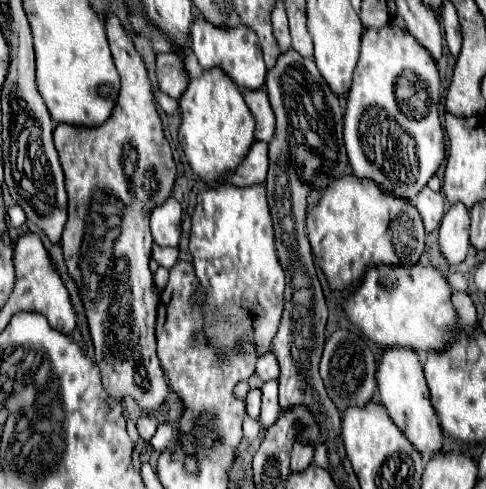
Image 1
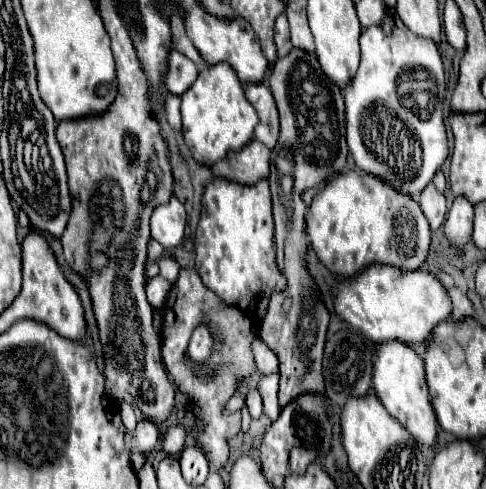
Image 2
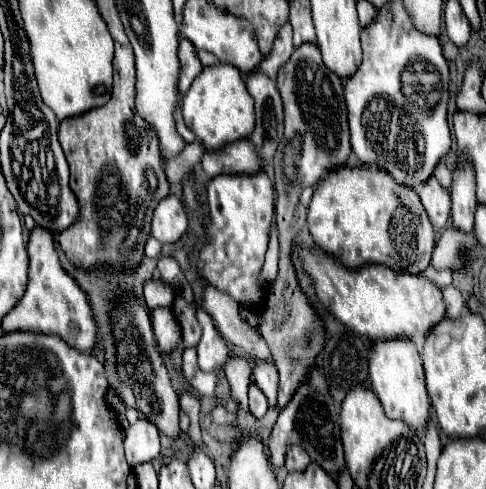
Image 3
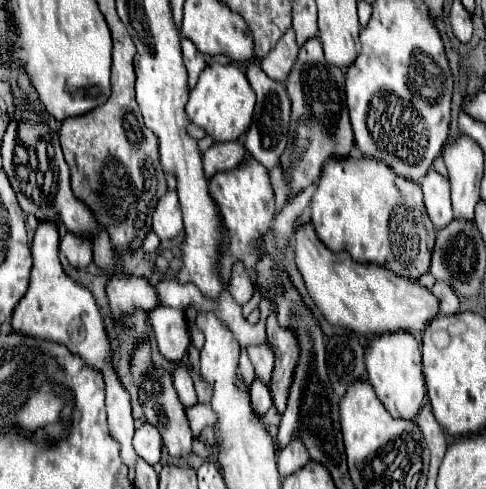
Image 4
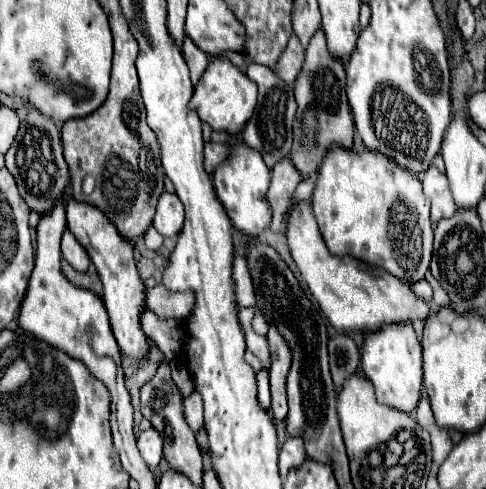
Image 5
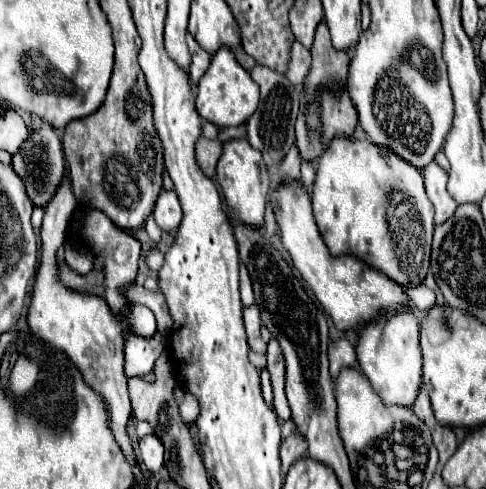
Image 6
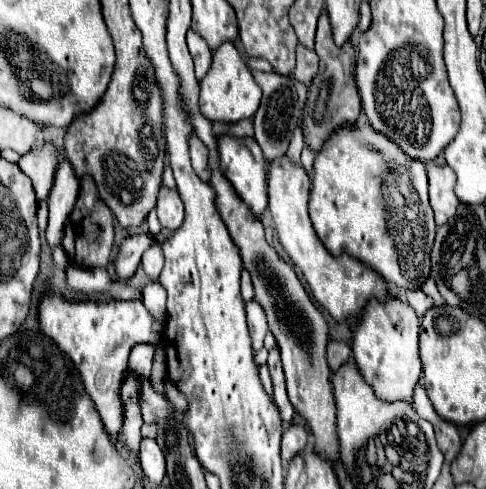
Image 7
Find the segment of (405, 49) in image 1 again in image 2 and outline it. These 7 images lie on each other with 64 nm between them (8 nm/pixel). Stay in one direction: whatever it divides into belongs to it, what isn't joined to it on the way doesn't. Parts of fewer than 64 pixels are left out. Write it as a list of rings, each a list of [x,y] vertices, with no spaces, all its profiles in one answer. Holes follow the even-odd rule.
[[[390,8],[382,26],[370,26],[360,36],[360,68],[350,86],[344,88],[346,98],[346,142],[356,168],[388,182],[394,190],[416,196],[432,180],[436,170],[448,158],[448,136],[442,118],[442,100],[446,92],[444,68],[436,44],[408,32],[404,22]]]

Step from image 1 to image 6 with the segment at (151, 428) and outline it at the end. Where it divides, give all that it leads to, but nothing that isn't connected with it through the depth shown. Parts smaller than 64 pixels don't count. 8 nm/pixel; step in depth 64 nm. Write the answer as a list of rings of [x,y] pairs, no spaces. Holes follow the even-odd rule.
[[[148,434],[138,440],[140,444],[140,460],[148,468],[148,472],[158,472],[164,464],[164,446],[156,434]]]

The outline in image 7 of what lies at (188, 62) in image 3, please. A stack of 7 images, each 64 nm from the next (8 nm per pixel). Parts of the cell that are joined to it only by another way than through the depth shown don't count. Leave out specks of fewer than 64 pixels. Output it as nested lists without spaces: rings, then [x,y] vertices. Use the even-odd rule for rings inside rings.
[[[188,30],[186,34],[186,42],[190,48],[190,54],[194,58],[194,68],[196,68],[196,80],[202,80],[204,74],[208,72],[210,64],[212,64],[212,50],[208,48],[208,44],[204,44],[204,40],[200,40],[200,36],[192,30]]]

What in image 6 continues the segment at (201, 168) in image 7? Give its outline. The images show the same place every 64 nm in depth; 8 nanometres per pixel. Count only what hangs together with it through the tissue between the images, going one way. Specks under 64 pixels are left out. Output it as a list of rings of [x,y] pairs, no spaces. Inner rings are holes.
[[[204,136],[200,138],[200,144],[196,146],[196,160],[206,176],[214,178],[214,170],[216,170],[216,164],[220,160],[220,154],[222,154],[222,142],[208,140]]]

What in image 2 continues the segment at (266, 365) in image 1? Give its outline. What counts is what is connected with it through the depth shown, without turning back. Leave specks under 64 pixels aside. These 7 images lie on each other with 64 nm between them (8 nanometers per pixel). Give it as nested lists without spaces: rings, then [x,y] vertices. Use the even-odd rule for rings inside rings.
[[[254,338],[252,352],[254,352],[254,358],[256,358],[260,374],[276,374],[278,372],[278,358],[276,358],[276,354],[260,338]]]

